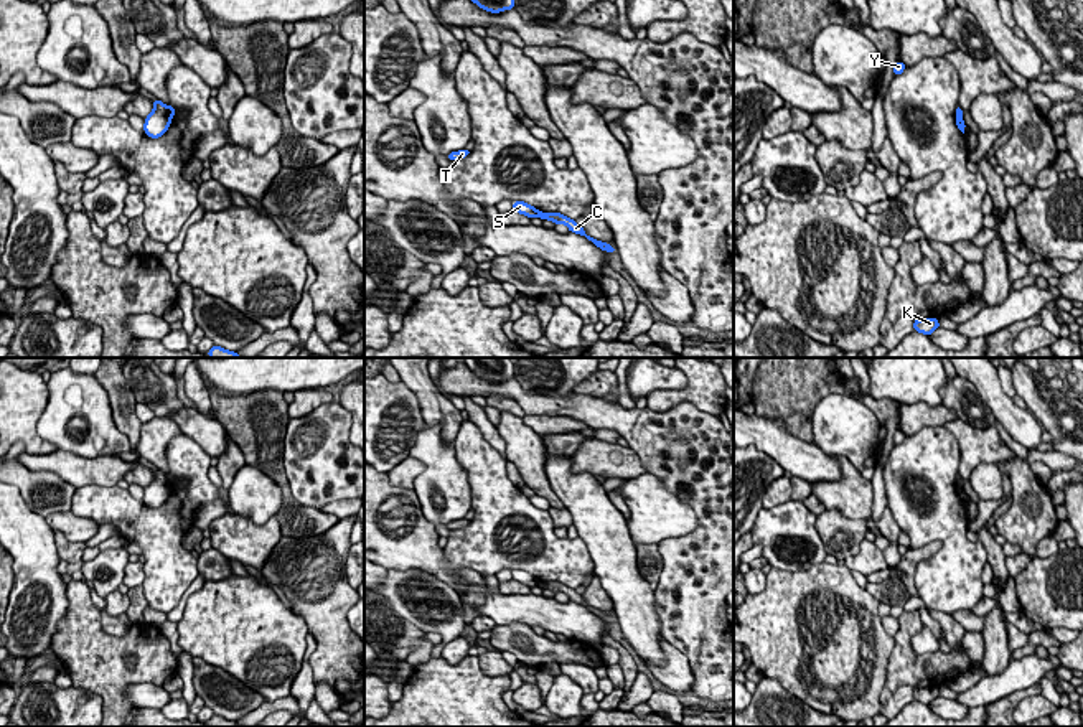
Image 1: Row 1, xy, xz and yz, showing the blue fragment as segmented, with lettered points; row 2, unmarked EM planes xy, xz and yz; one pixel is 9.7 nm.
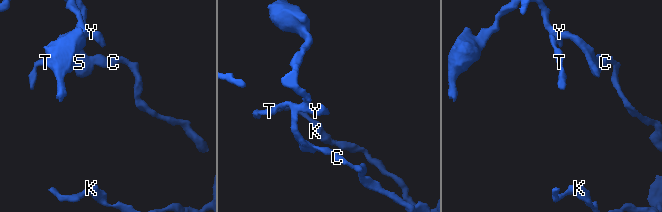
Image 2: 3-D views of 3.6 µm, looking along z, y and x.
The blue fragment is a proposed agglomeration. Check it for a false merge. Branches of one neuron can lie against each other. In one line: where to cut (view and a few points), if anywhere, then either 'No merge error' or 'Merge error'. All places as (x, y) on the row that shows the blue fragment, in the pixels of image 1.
Split along xz (538, 211), (539, 215). Merge error

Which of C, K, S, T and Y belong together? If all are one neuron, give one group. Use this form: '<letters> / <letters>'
C K / S T Y

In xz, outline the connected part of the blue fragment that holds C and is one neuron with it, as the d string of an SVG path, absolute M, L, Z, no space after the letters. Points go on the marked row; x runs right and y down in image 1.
M539 211L539 218L542 221L549 219L554 224L559 224L559 223L565 224L570 232L585 236L590 242L593 242L602 251L607 251L607 252L615 252L617 251L617 247L610 246L608 242L602 242L602 241L597 241L597 239L587 236L582 226L579 226L574 219L569 219L567 216L564 216L560 213L542 213L542 211Z

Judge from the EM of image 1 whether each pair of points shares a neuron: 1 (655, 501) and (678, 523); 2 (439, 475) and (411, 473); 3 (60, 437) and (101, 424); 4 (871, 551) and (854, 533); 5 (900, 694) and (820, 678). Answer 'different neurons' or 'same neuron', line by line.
1: same neuron
2: different neurons
3: same neuron
4: different neurons
5: same neuron

